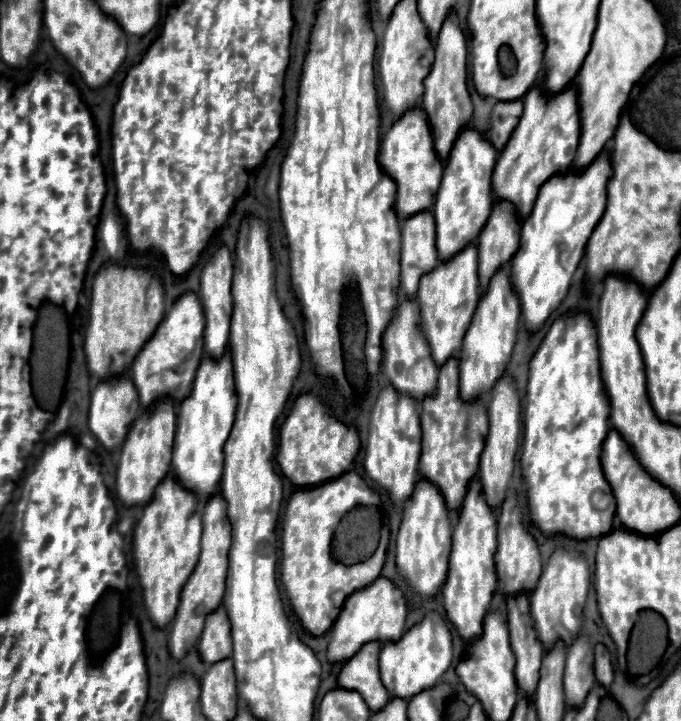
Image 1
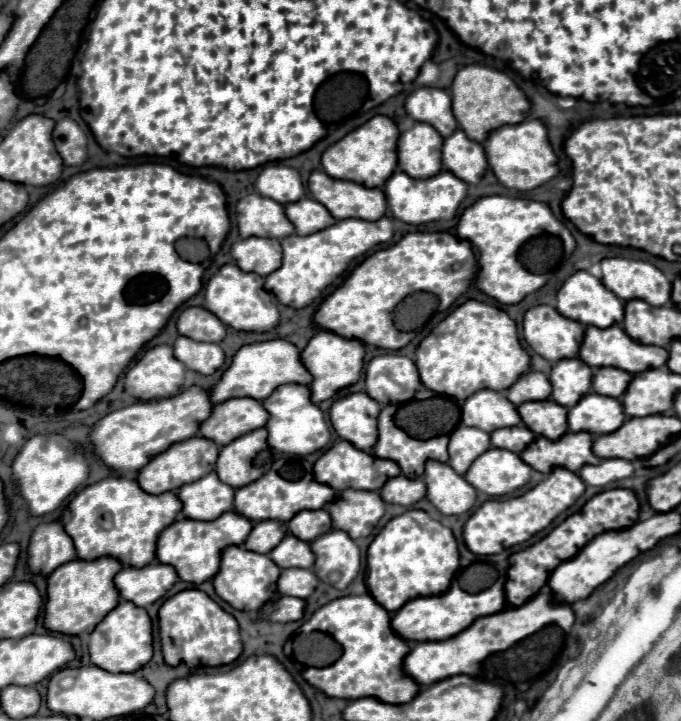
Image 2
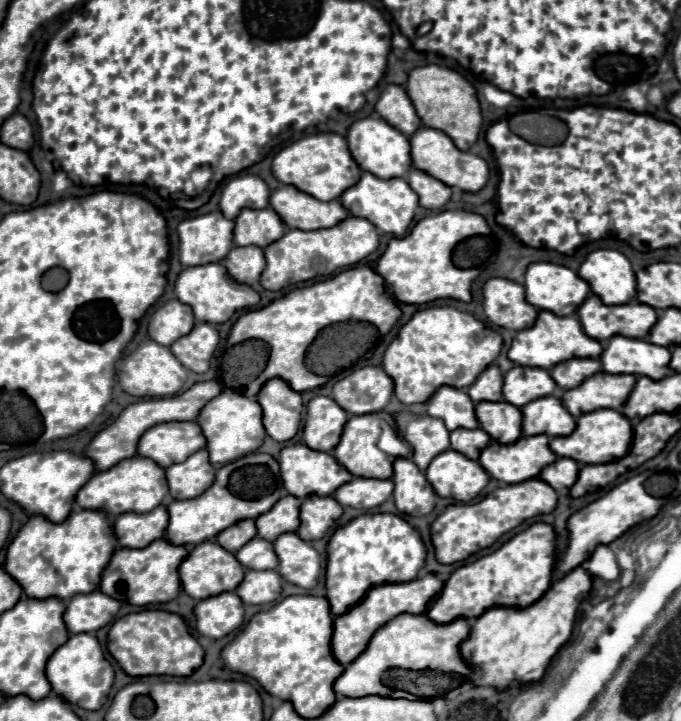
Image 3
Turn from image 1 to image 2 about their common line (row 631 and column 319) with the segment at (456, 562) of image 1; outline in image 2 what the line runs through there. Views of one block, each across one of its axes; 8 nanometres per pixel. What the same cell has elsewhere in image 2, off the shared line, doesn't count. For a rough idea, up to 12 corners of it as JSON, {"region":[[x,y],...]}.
{"region":[[338,440],[312,466],[314,480],[334,490],[380,490],[400,474]]}

